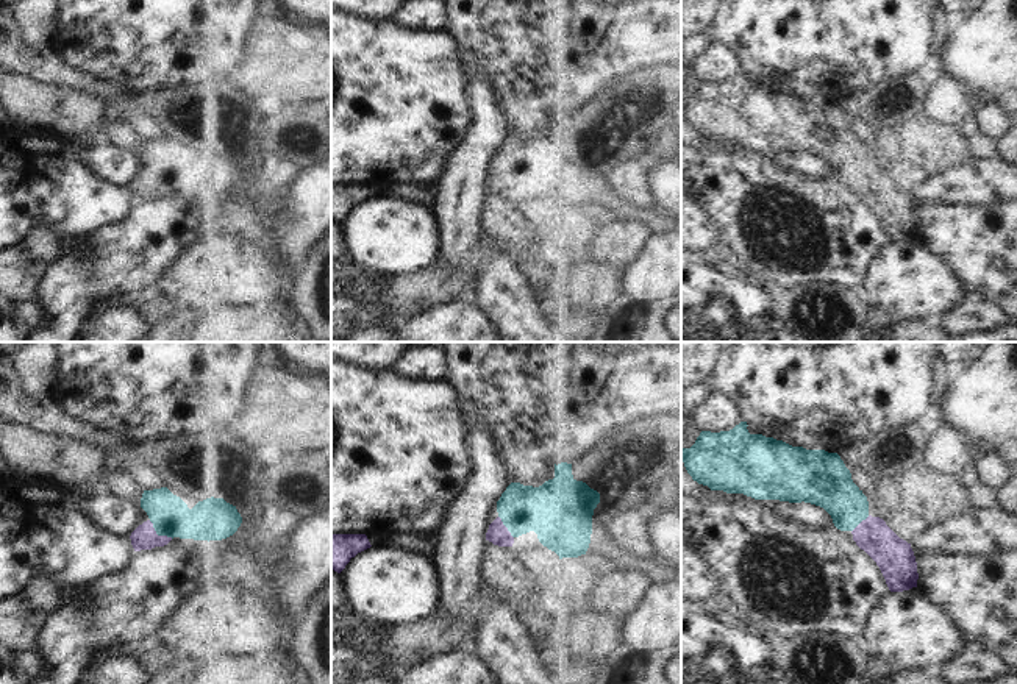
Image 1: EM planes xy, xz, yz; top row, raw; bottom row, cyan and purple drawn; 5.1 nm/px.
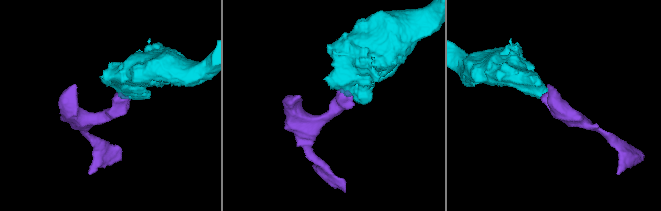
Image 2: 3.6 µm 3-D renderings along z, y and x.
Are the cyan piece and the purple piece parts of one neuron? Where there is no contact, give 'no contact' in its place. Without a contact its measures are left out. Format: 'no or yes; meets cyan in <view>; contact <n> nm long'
yes; meets cyan in xy; contact 160 nm long

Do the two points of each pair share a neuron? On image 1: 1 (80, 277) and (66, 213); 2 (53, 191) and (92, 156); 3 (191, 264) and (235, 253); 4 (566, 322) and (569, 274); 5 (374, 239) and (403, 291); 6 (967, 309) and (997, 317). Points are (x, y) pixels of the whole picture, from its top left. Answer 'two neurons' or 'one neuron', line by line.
1: two neurons
2: two neurons
3: one neuron
4: two neurons
5: two neurons
6: one neuron

